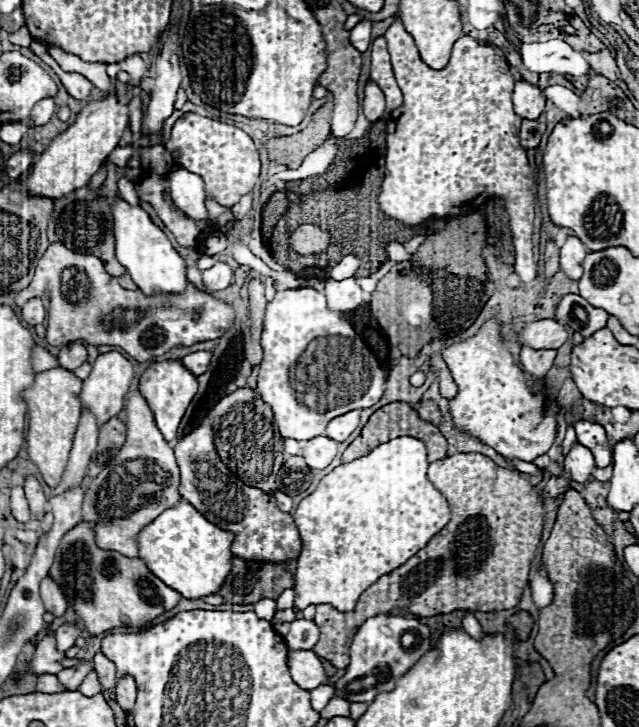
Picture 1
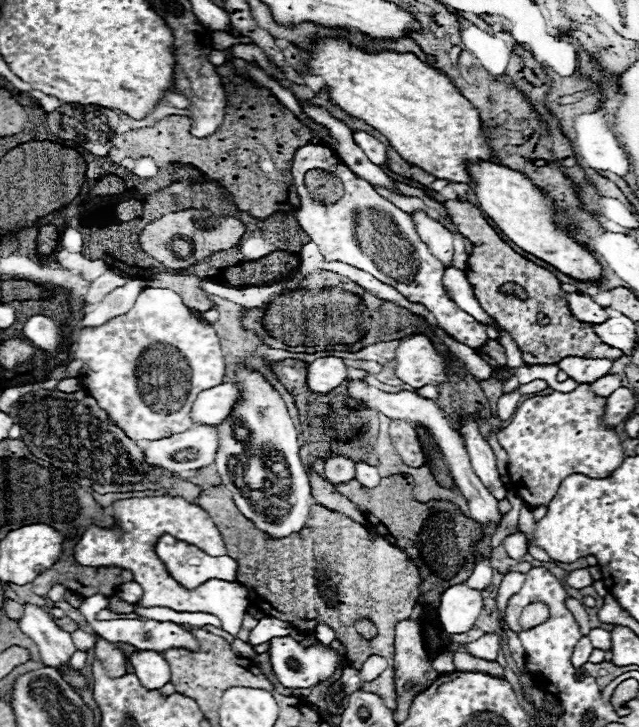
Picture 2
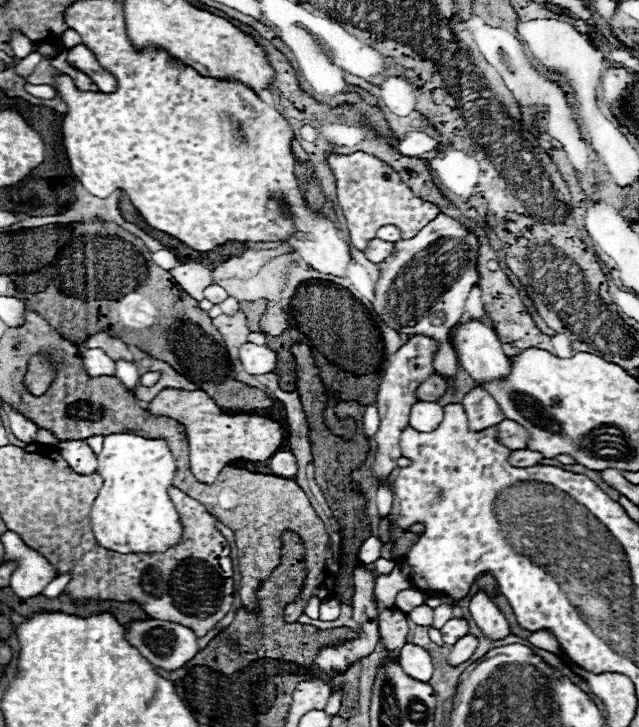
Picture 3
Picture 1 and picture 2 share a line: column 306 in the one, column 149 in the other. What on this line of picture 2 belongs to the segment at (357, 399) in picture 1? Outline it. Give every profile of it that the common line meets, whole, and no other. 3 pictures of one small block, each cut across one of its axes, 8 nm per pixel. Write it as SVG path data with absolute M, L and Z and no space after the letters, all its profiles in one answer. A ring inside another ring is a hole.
M144 288L126 314L120 314L102 326L80 328L72 336L72 342L78 344L74 358L82 360L78 376L82 388L132 440L160 440L188 430L192 426L190 410L196 396L204 388L214 388L224 382L224 358L216 330L206 320L194 318L182 298L166 288Z

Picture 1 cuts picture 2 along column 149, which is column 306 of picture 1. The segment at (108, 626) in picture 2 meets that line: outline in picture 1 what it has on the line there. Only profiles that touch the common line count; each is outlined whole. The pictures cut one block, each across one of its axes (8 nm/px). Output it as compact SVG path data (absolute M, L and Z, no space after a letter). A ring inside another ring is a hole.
M294 620L286 634L286 644L292 650L312 650L318 642L318 626L312 620Z

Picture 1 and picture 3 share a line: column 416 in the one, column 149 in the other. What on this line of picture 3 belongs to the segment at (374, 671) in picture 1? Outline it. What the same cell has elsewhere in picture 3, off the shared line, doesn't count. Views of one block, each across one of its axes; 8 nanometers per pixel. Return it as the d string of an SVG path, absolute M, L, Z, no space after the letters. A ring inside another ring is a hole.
M166 620L134 622L134 624L126 626L126 638L128 638L128 642L132 646L136 646L140 650L140 654L144 658L150 660L152 666L164 668L164 670L182 668L198 652L198 638L196 638L196 634L188 626L174 624L174 622L166 622Z

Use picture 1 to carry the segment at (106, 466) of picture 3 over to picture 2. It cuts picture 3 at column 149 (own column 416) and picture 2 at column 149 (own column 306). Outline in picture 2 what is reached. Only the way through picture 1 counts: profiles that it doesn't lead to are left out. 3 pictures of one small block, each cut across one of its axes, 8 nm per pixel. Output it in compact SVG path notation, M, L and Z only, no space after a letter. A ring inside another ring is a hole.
M162 494L162 496L116 500L112 502L108 510L116 526L100 528L100 526L90 524L74 548L74 558L78 564L94 566L94 568L116 566L122 570L130 570L134 576L134 582L142 586L142 598L140 598L142 606L166 606L176 612L214 614L220 620L220 626L235 636L231 647L236 656L251 659L257 655L250 644L236 637L242 626L244 614L250 606L248 590L240 582L224 582L224 580L206 580L198 588L188 590L168 574L164 562L154 552L158 538L164 534L170 534L178 540L198 546L202 552L208 552L210 556L224 556L226 544L216 524L212 522L210 514L204 508L200 508L198 504L186 502L182 496Z

